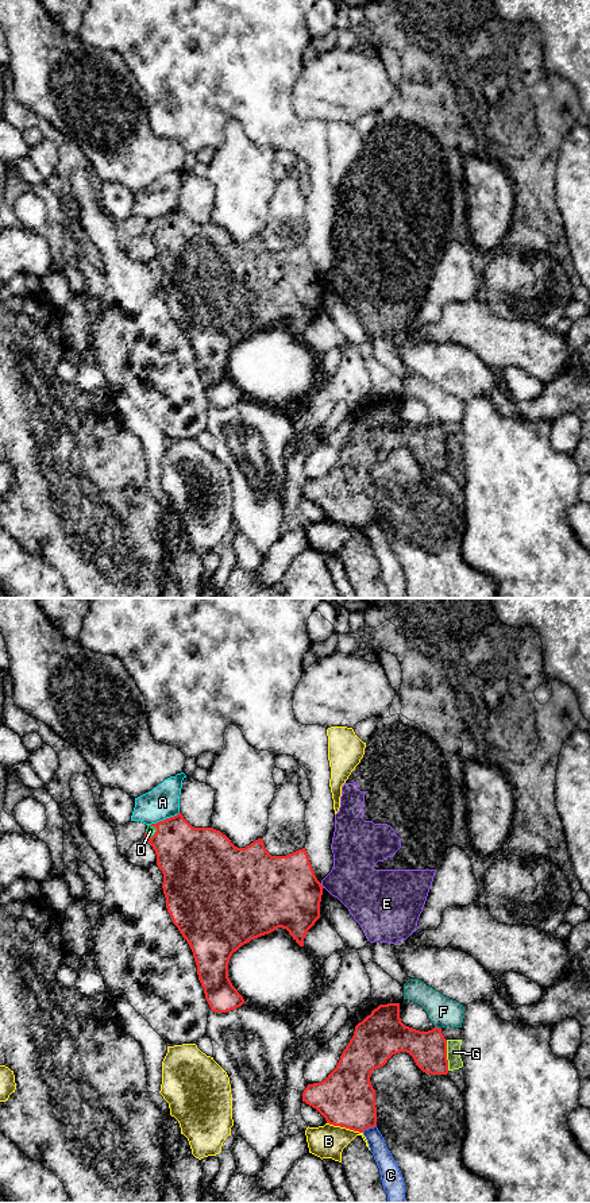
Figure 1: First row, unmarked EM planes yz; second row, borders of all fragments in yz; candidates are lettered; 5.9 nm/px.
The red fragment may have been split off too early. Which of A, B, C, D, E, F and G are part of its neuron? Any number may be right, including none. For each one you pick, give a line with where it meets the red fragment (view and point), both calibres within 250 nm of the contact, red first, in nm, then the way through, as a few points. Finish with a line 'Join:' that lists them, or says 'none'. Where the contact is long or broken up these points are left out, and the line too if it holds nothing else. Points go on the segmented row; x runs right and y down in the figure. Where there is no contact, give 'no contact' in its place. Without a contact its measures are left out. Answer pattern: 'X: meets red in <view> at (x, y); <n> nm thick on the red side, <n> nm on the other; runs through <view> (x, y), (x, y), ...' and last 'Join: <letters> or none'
D: meets red in yz at (155, 833); 380 nm thick on the red side, 60 nm on the other; runs through yz (189, 858), (170, 839), (155, 833), (150, 831)
Join: D

